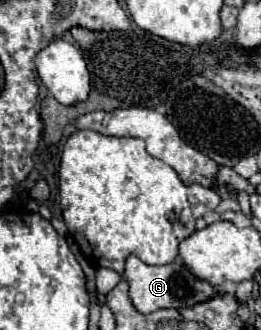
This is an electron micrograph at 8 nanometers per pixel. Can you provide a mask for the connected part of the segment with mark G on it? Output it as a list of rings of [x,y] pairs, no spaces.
[[[128,256],[122,276],[124,276],[124,280],[130,286],[130,300],[132,300],[134,308],[138,312],[142,312],[142,314],[150,314],[150,312],[156,312],[160,308],[192,306],[196,302],[204,302],[204,300],[216,296],[216,292],[218,292],[212,284],[192,276],[182,266],[180,260],[174,260],[174,262],[164,264],[164,266],[148,266],[138,256]]]

